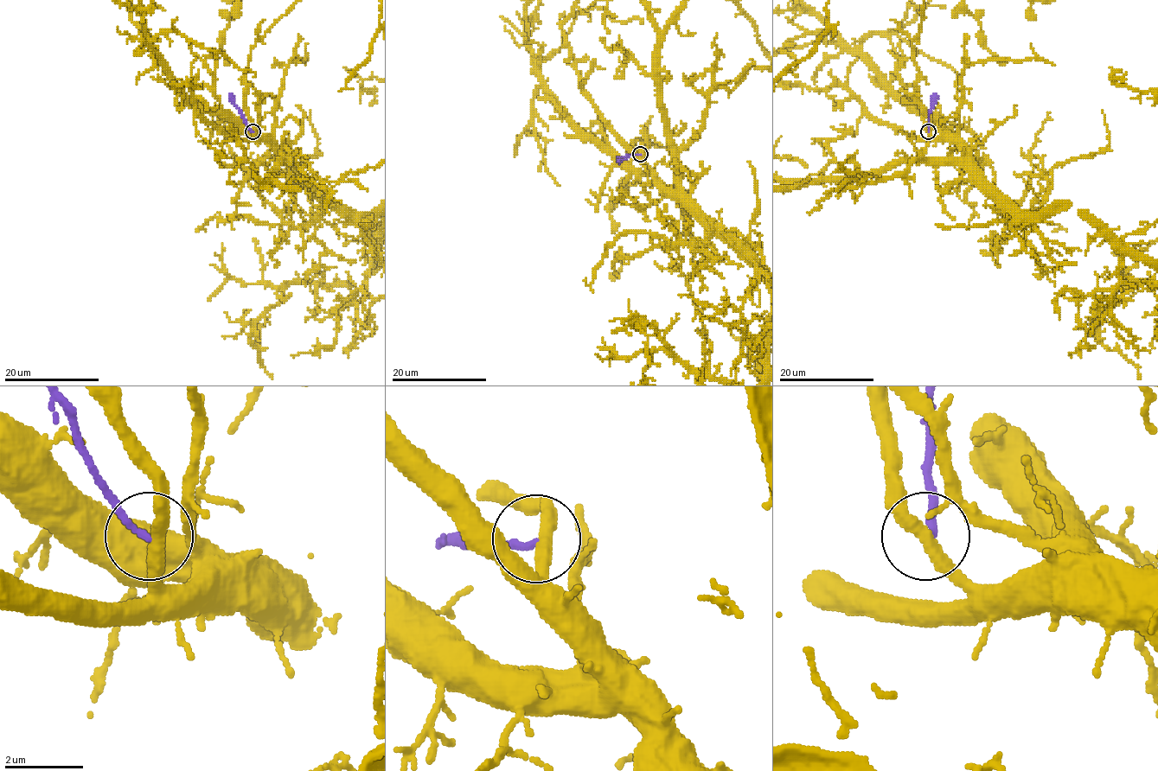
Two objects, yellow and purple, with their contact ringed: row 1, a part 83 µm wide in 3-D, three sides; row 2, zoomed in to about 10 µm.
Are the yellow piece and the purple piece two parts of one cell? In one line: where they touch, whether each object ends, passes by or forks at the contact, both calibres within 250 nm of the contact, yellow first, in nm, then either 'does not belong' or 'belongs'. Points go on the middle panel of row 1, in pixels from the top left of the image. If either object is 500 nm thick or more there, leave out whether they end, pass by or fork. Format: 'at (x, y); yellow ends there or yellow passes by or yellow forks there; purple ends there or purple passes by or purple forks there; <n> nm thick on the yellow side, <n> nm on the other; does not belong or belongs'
at (640, 154); yellow passes by; purple ends there; 340 nm thick on the yellow side, 160 nm on the other; does not belong

